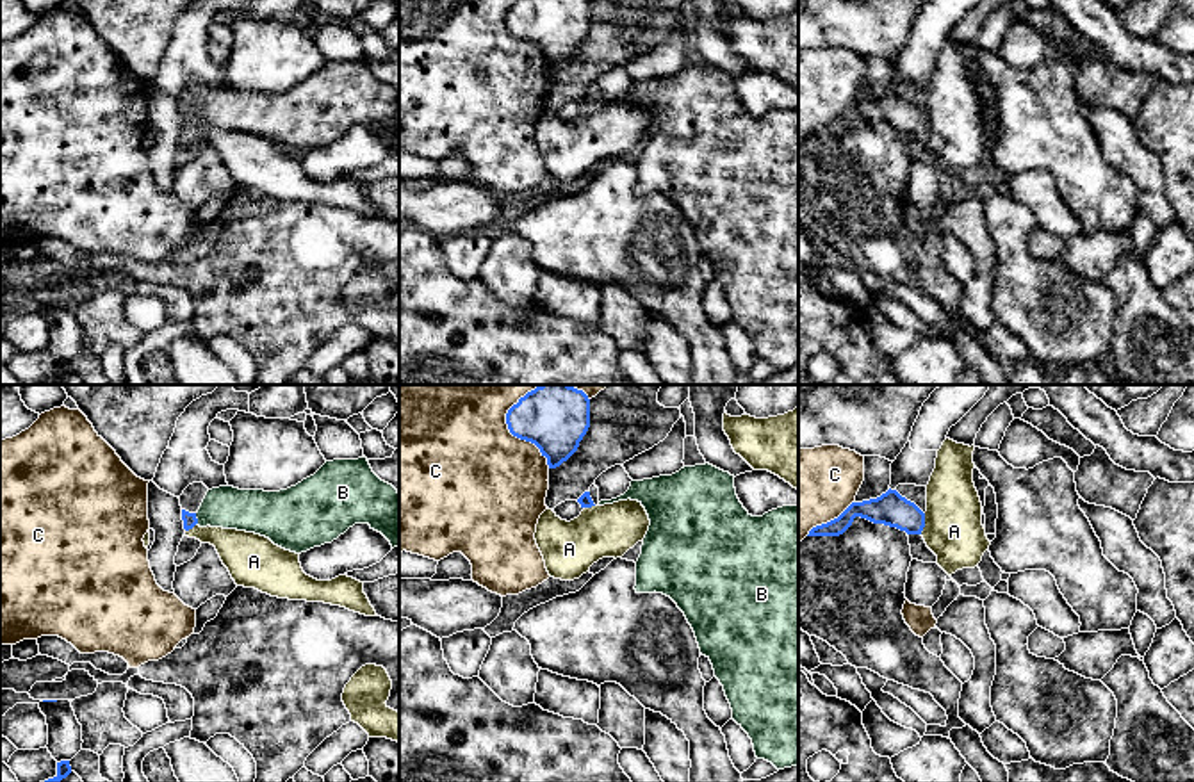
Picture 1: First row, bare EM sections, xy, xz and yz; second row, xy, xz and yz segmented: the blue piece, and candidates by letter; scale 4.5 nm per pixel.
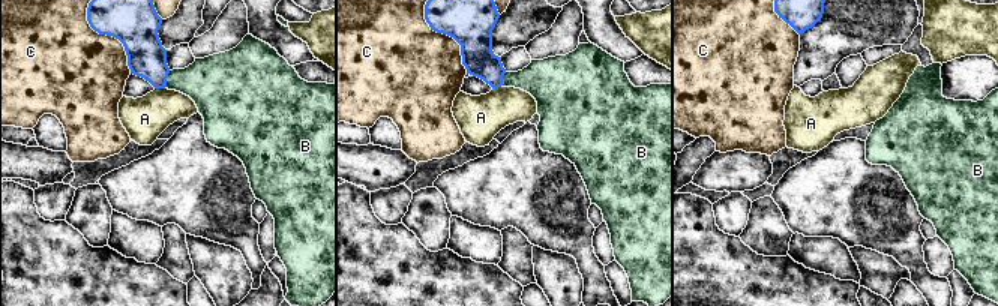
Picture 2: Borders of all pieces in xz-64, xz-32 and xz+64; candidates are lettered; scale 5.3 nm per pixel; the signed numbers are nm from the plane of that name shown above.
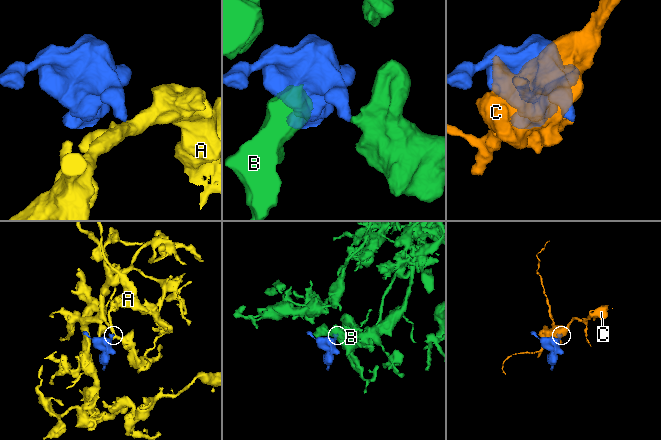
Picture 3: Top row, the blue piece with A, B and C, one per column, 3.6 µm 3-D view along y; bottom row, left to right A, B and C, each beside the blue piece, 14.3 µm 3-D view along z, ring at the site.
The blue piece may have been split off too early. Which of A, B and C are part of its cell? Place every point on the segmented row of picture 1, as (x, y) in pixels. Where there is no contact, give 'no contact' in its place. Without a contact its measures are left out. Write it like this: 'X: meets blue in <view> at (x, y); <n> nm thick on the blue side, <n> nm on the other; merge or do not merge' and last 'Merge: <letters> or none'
A: meets blue in yz at (924, 524); 150 nm thick on the blue side, 260 nm on the other; do not merge
B: meets blue in xy at (196, 519); 60 nm thick on the blue side, 190 nm on the other; merge
C: meets blue in xz at (508, 428); 300 nm thick on the blue side, 500 nm on the other; do not merge
Merge: B

